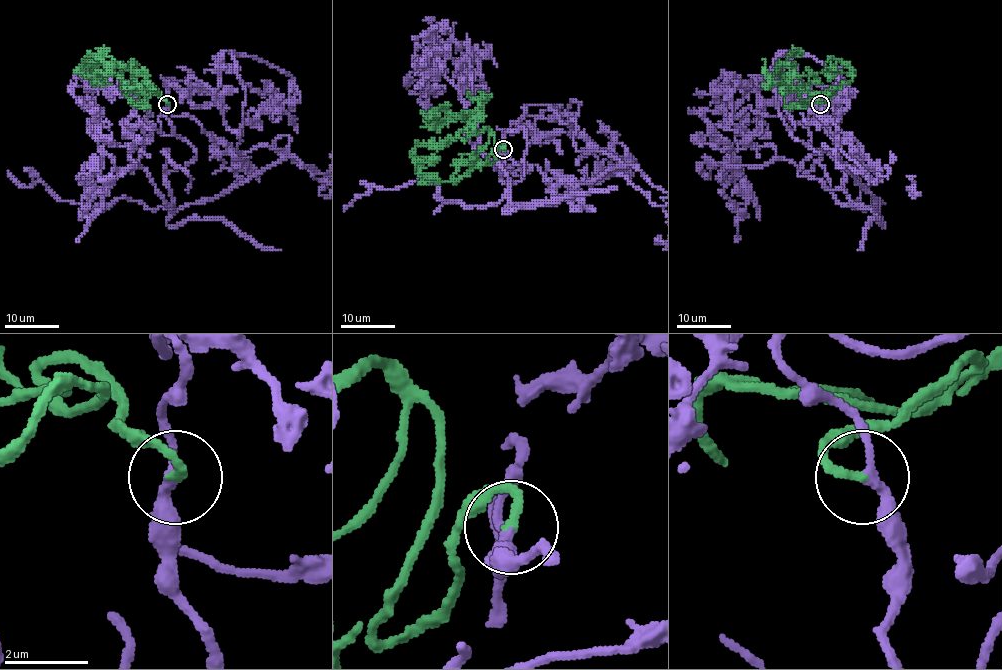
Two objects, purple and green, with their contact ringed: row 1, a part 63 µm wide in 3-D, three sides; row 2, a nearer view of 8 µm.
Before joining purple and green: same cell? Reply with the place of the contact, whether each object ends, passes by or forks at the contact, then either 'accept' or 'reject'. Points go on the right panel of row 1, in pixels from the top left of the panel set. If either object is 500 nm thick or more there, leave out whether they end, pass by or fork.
at (820, 104); purple passes by; green ends there; accept

